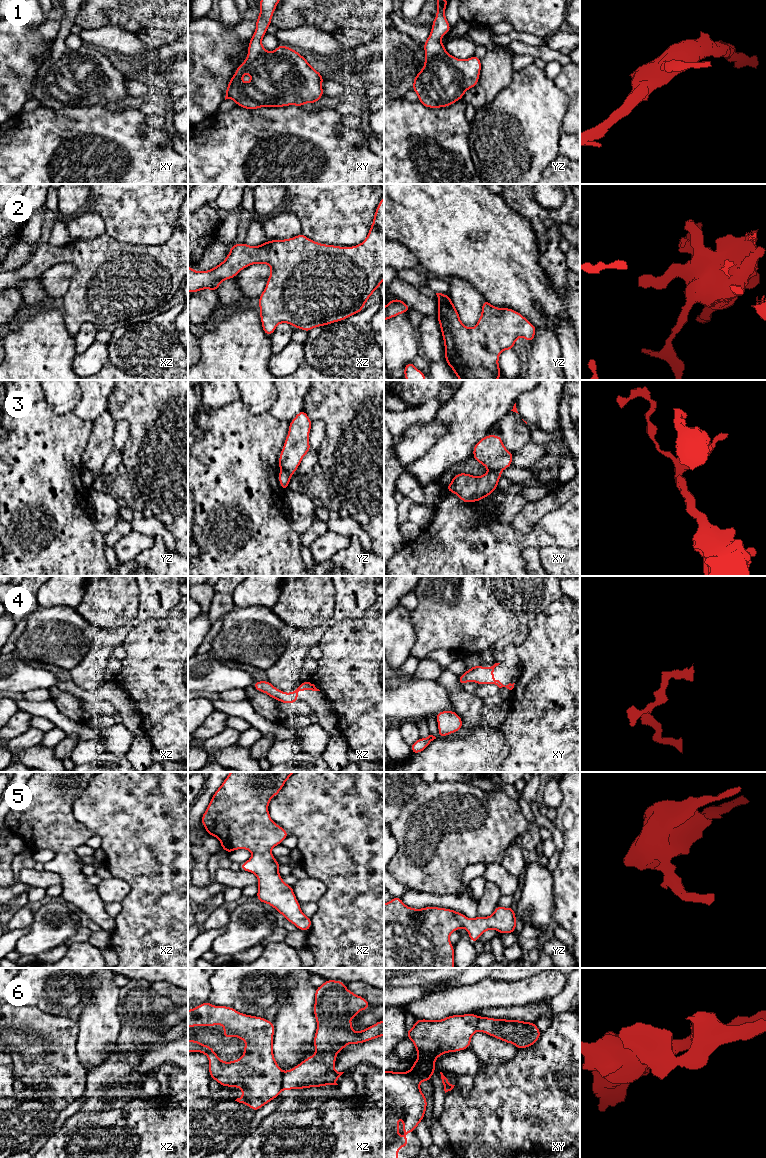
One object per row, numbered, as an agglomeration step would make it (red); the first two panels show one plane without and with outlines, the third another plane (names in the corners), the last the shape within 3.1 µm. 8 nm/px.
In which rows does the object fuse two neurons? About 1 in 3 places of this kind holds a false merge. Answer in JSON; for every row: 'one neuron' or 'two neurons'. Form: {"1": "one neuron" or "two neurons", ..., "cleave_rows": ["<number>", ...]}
{"1": "one neuron", "2": "one neuron", "3": "two neurons", "4": "one neuron", "5": "one neuron", "6": "two neurons", "cleave_rows": ["3", "6"]}

